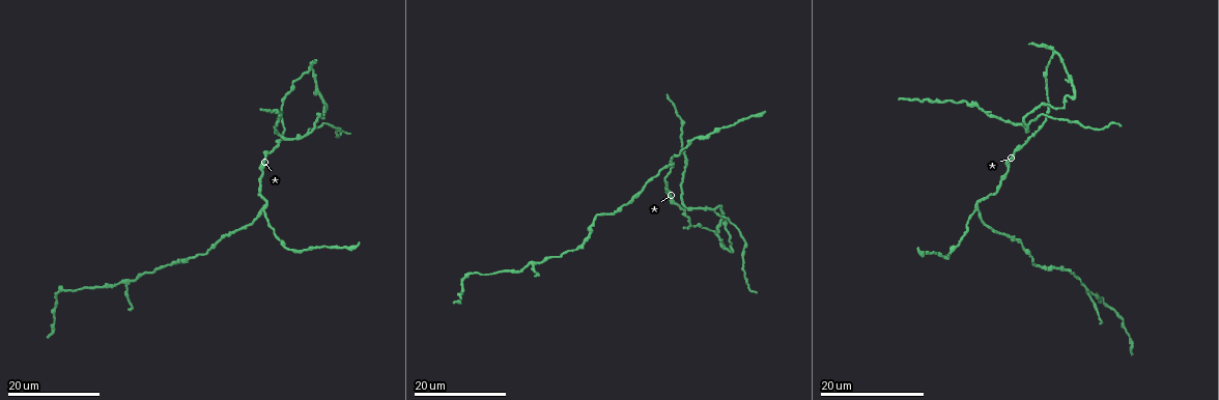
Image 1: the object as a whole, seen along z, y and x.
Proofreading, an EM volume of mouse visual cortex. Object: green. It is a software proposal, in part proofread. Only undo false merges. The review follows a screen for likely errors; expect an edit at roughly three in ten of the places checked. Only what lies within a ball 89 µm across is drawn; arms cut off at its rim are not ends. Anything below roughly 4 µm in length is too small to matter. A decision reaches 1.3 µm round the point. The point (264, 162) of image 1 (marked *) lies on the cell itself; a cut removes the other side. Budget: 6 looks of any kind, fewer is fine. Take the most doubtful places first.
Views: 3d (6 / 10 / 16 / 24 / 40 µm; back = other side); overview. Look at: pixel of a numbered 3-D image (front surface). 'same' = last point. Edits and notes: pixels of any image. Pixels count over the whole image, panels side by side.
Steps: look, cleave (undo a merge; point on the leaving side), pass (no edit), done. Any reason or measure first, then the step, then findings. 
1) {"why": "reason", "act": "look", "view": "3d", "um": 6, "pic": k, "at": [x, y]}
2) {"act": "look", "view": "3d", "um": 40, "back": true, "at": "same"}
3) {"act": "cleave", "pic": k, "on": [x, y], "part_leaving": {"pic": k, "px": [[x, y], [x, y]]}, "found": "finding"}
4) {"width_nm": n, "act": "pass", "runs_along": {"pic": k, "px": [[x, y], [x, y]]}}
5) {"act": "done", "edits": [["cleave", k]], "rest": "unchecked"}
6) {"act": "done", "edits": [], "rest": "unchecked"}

{"why": "two arms at a narrow angle", "act": "look", "view": "3d", "um": 16, "pic": 1, "at": [532, 261]}

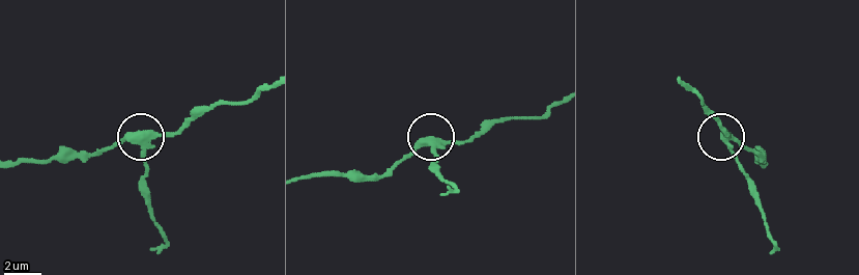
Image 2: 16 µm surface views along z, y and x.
{"act": "look", "view": "3d", "um": 10, "pic": 2, "at": [144, 147]}

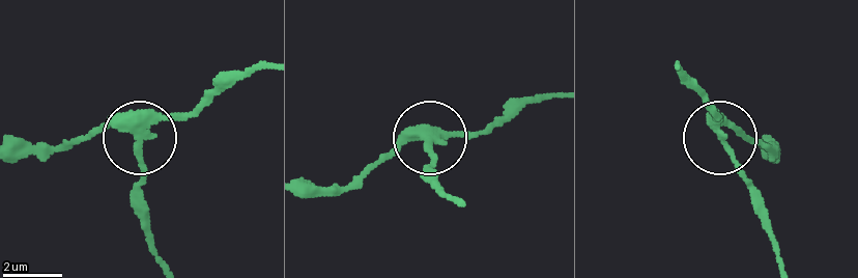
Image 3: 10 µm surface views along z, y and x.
{"arms": 4, "act": "pass", "runs_along": {"pic": 3, "px": [[262, 62], [143, 130], [136, 159], [143, 194]]}, "found": "one cell here"}

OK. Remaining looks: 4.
{"why": "arms part here", "act": "look", "view": "3d", "um": 24, "pic": 1, "at": [1025, 126]}

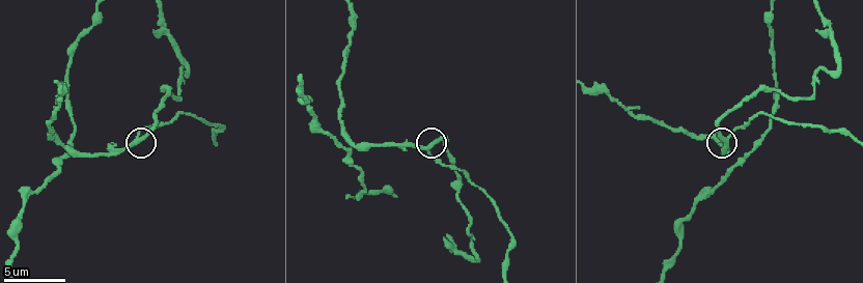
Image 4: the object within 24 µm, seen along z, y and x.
{"act": "look", "view": "3d", "um": 6, "pic": 4, "at": [136, 139]}

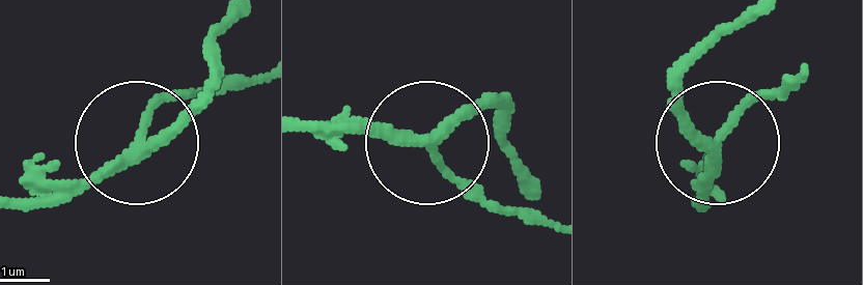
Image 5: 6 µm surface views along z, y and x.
{"width_nm": 220, "act": "cleave", "pic": 5, "on": [181, 94], "part_leaving": {"pic": 5, "px": [[134, 136], [159, 108], [257, 75]]}, "found": "two cells meet here"}

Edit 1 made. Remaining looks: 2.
{"act": "done", "edits": [["cleave", 5]], "rest": "unchecked"}

